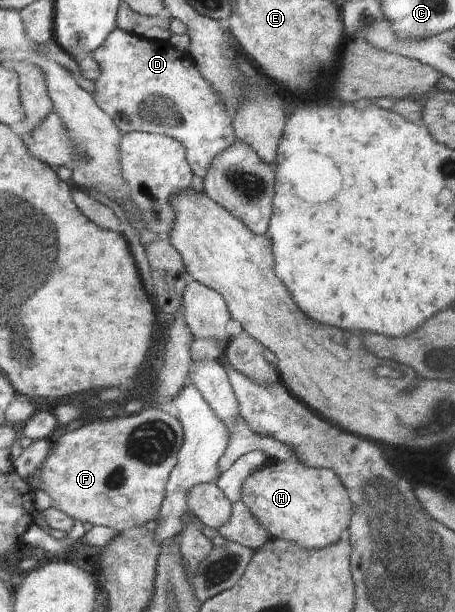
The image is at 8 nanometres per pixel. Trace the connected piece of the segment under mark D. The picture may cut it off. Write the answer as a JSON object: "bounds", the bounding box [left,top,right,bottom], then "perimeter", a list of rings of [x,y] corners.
{"bounds":[91,27,236,178],"perimeter":[[[115,27],[91,56],[100,66],[92,97],[123,135],[143,131],[177,139],[185,147],[193,174],[202,178],[213,158],[236,141],[232,118],[188,51]]]}

